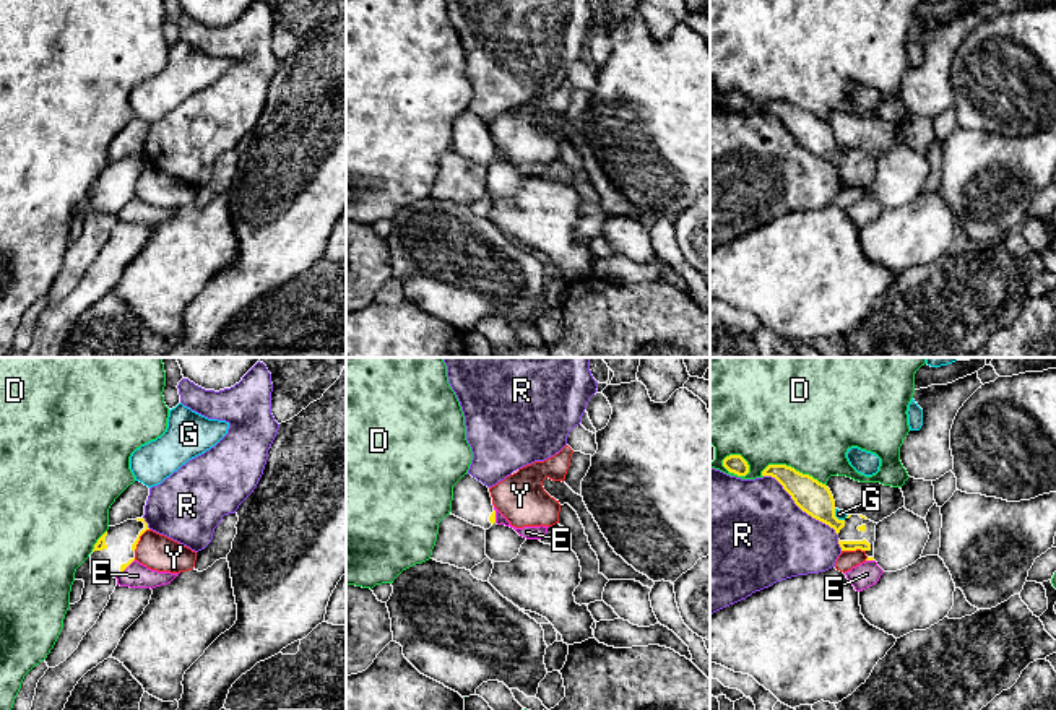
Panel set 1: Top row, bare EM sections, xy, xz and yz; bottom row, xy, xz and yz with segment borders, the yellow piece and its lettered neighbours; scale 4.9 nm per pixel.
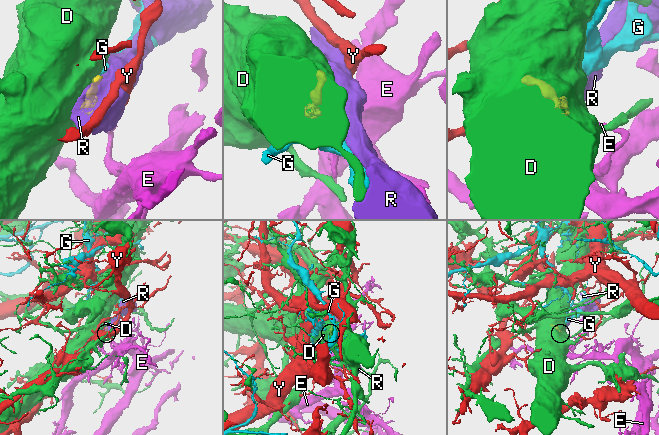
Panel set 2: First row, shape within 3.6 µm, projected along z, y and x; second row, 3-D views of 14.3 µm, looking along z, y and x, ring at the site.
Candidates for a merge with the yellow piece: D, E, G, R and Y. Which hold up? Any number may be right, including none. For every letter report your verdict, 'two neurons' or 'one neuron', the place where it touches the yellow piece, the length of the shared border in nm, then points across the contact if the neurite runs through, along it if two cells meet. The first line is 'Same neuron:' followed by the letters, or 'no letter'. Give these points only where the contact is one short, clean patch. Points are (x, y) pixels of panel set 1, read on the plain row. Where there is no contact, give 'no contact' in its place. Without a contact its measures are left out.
Same neuron: no letter
D: two neurons; meets yellow in yz at (793, 104); contact 340 nm long
E: two neurons; meets yellow in xy at (127, 202); contact 120 nm long; border along xy (134, 195), (119, 212)
G: two neurons; meets yellow in yz at (837, 155); contact 90 nm long; border along yz (834, 145), (839, 155), (848, 151)
R: two neurons; meets yellow in yz at (800, 143); contact 480 nm long
Y: two neurons; meets yellow in yz at (853, 186); contact 120 nm long; border along yz (865, 186), (842, 187)

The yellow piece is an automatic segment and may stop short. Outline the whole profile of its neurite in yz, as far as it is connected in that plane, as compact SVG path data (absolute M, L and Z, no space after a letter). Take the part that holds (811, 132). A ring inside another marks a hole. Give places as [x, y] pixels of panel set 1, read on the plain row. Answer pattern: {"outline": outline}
{"outline": "M768 101L762 112L775 114L794 140L812 154L829 161L838 171L842 187L861 185L866 197L874 197L876 161L863 151L835 153L835 136L830 125L809 110L786 101Z"}

